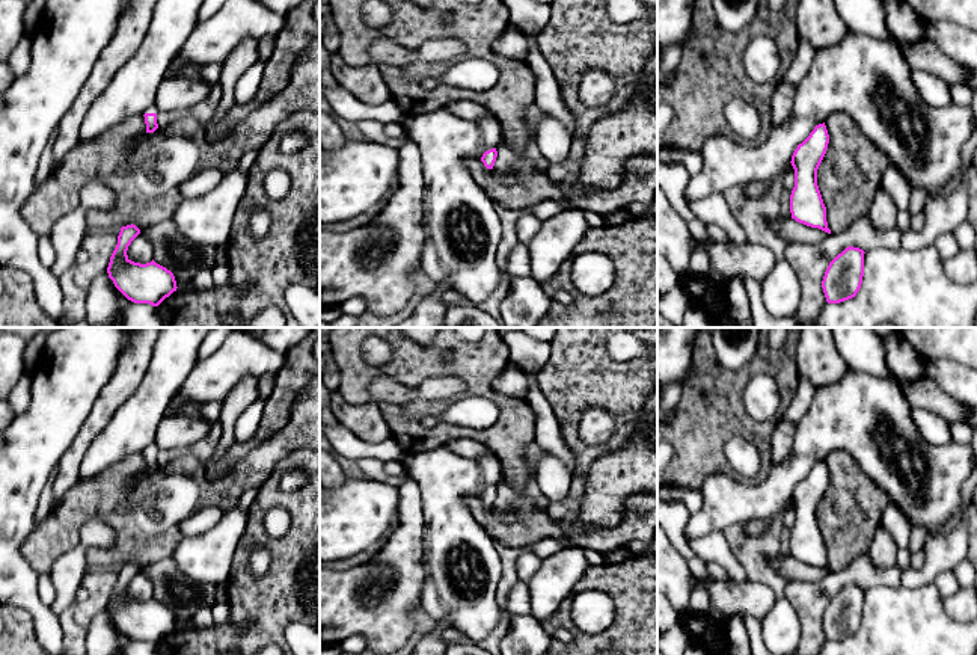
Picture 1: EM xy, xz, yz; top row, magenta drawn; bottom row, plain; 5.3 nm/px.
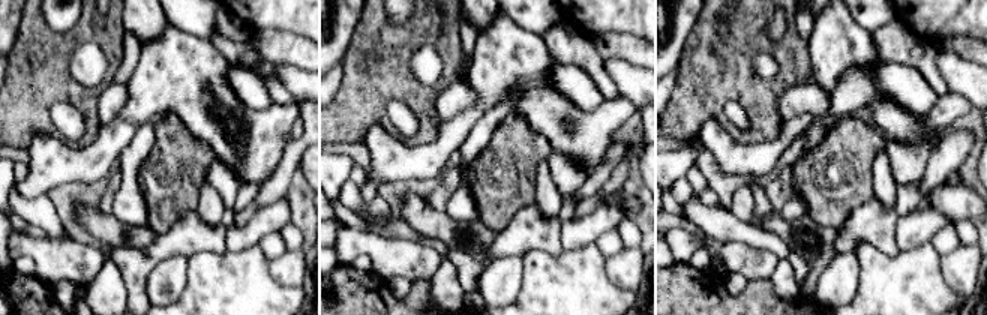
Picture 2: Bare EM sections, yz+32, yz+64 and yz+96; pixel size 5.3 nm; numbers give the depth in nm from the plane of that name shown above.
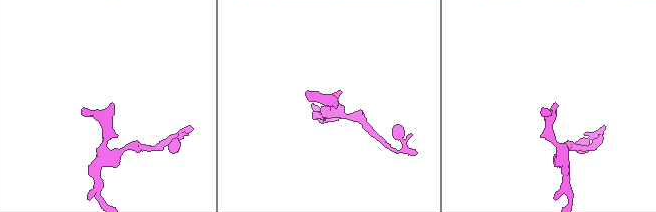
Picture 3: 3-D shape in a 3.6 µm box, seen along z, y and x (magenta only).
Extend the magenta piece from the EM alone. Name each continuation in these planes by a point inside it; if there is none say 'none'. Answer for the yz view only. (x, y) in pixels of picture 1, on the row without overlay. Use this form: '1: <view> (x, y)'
none

